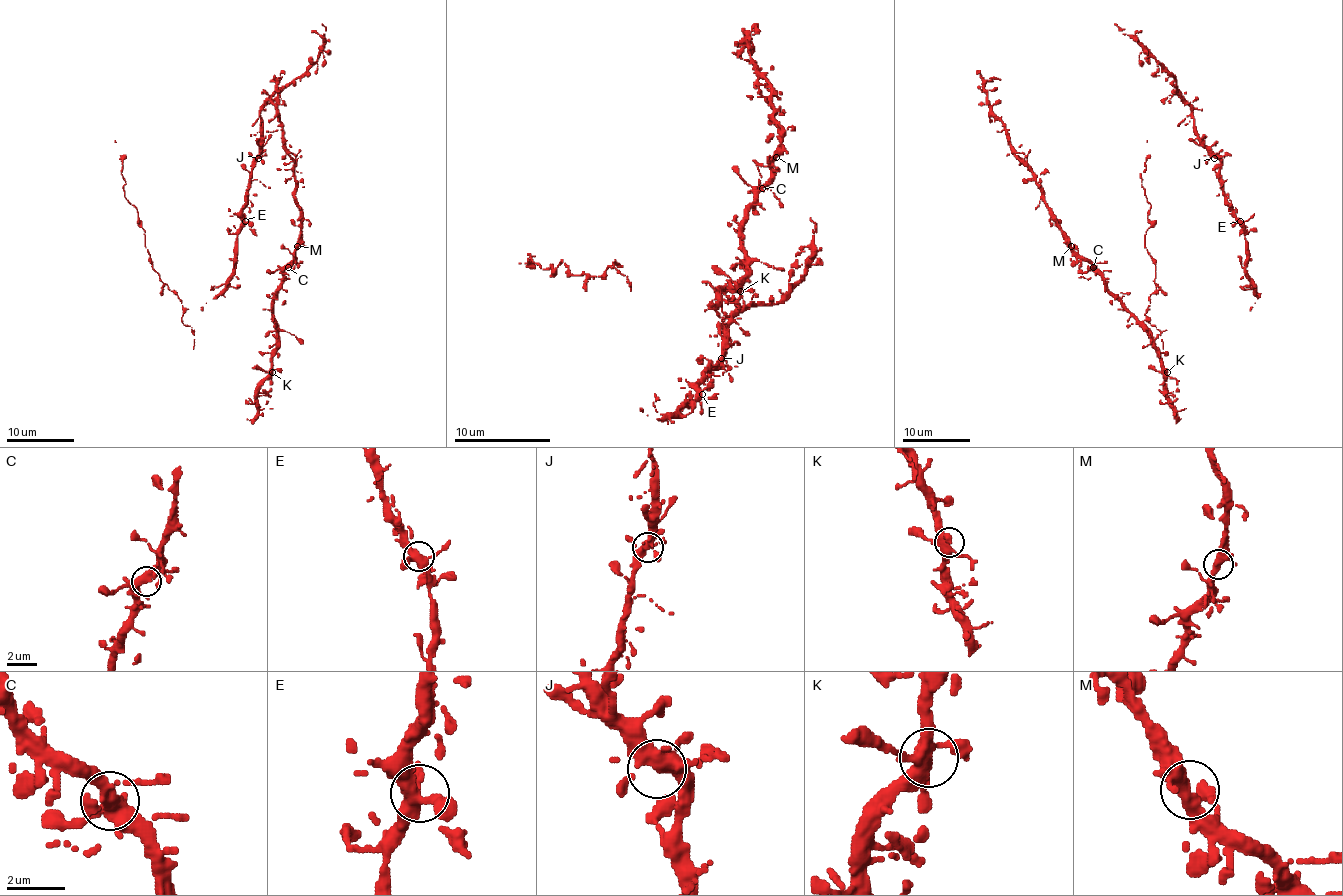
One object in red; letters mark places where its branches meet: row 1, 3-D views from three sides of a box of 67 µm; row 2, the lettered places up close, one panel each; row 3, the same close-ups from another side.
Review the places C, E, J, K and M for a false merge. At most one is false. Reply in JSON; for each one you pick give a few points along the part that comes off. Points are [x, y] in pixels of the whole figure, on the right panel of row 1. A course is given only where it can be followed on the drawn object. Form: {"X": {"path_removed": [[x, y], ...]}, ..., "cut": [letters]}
{"cut": []}

